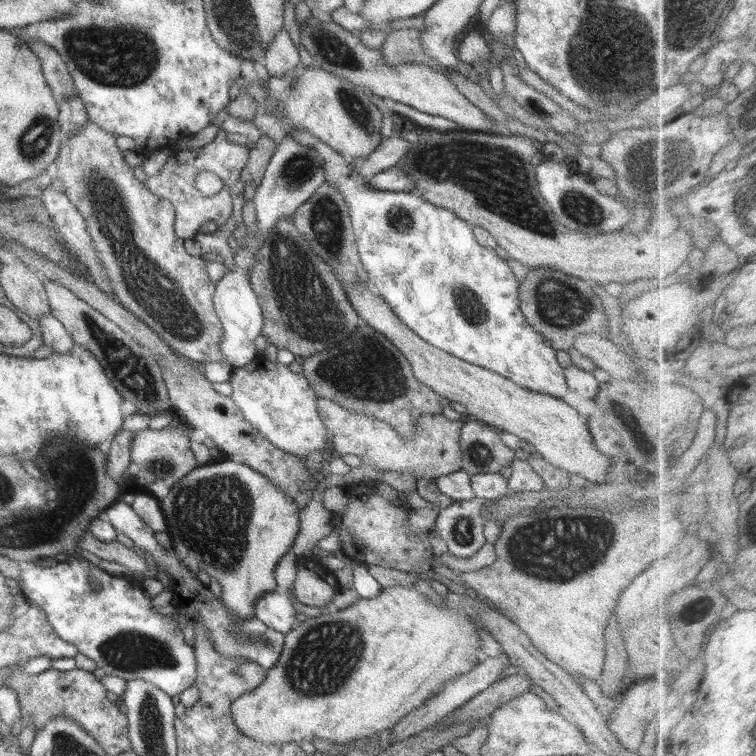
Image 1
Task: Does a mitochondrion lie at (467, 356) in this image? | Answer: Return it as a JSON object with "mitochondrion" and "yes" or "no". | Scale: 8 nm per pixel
{"mitochondrion":"no"}

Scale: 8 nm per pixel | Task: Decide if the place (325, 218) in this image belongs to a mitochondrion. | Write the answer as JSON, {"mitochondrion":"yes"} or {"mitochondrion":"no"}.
{"mitochondrion":"yes"}

